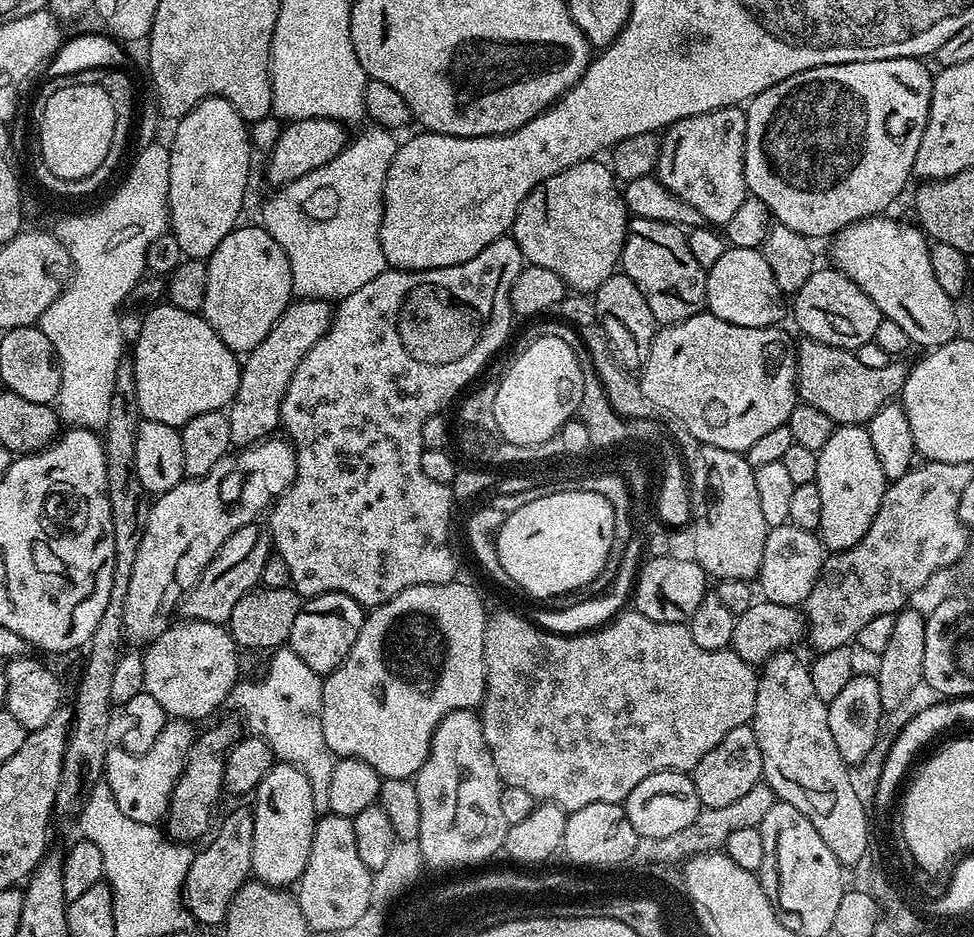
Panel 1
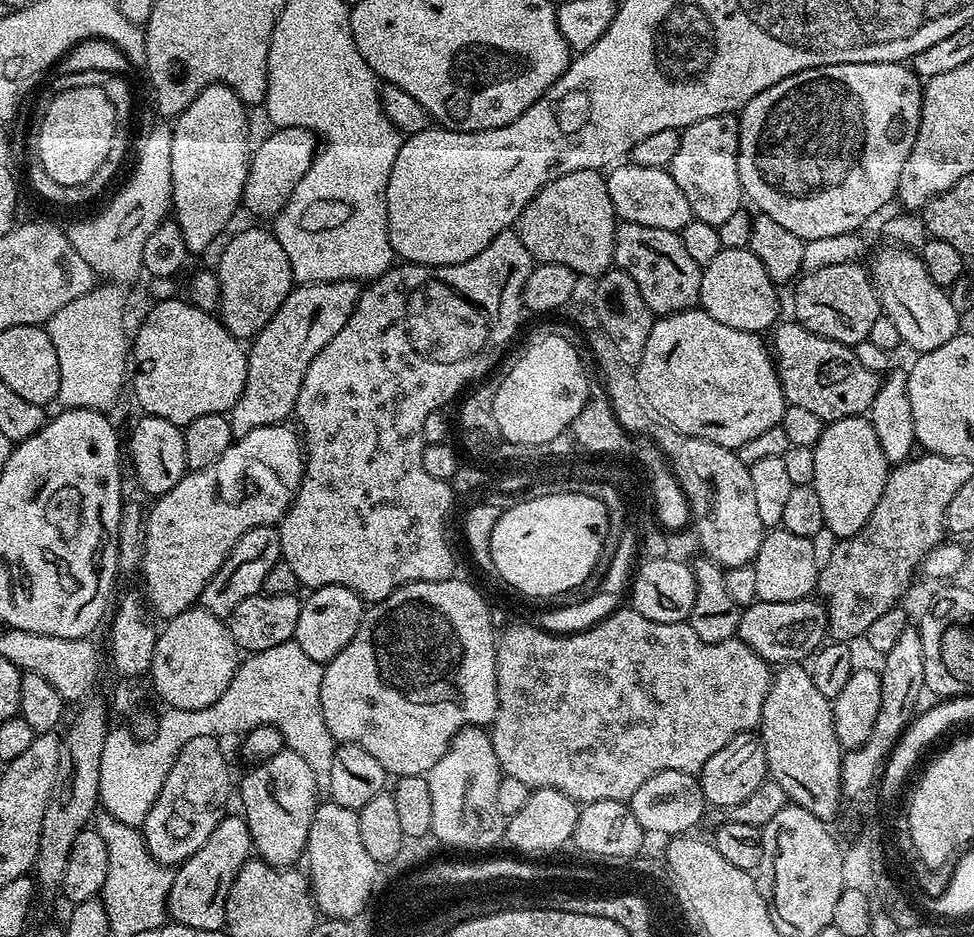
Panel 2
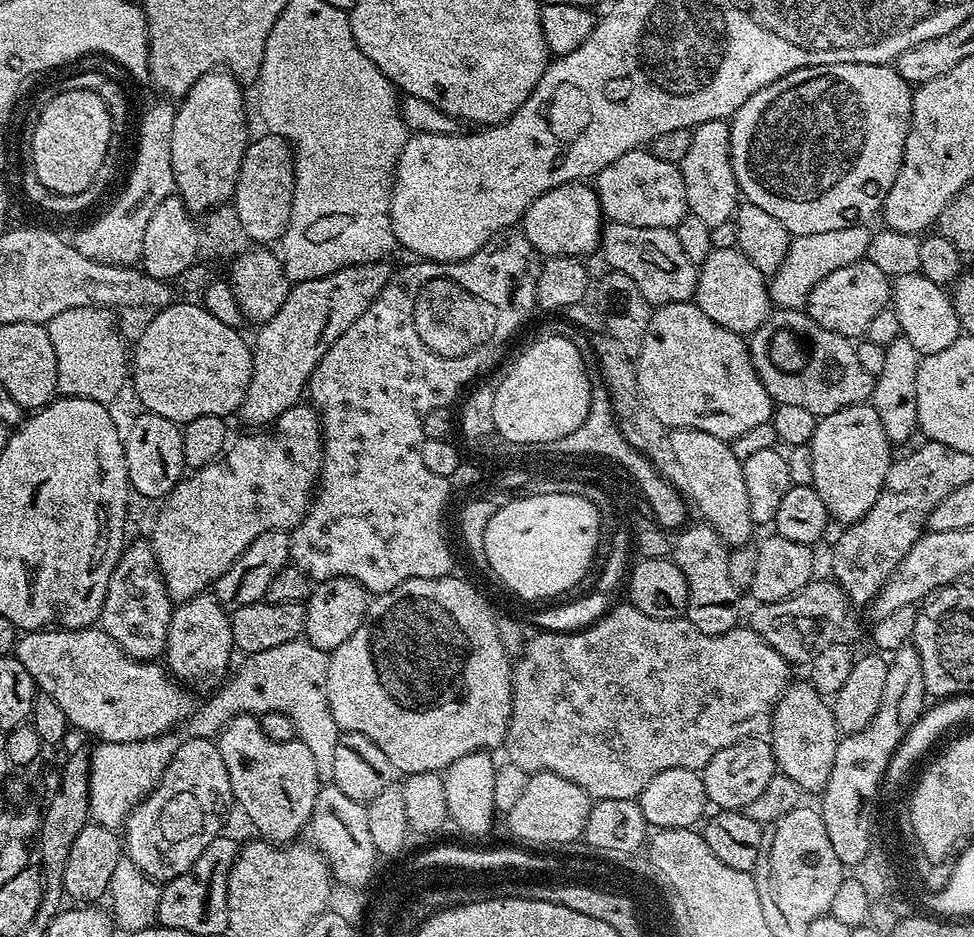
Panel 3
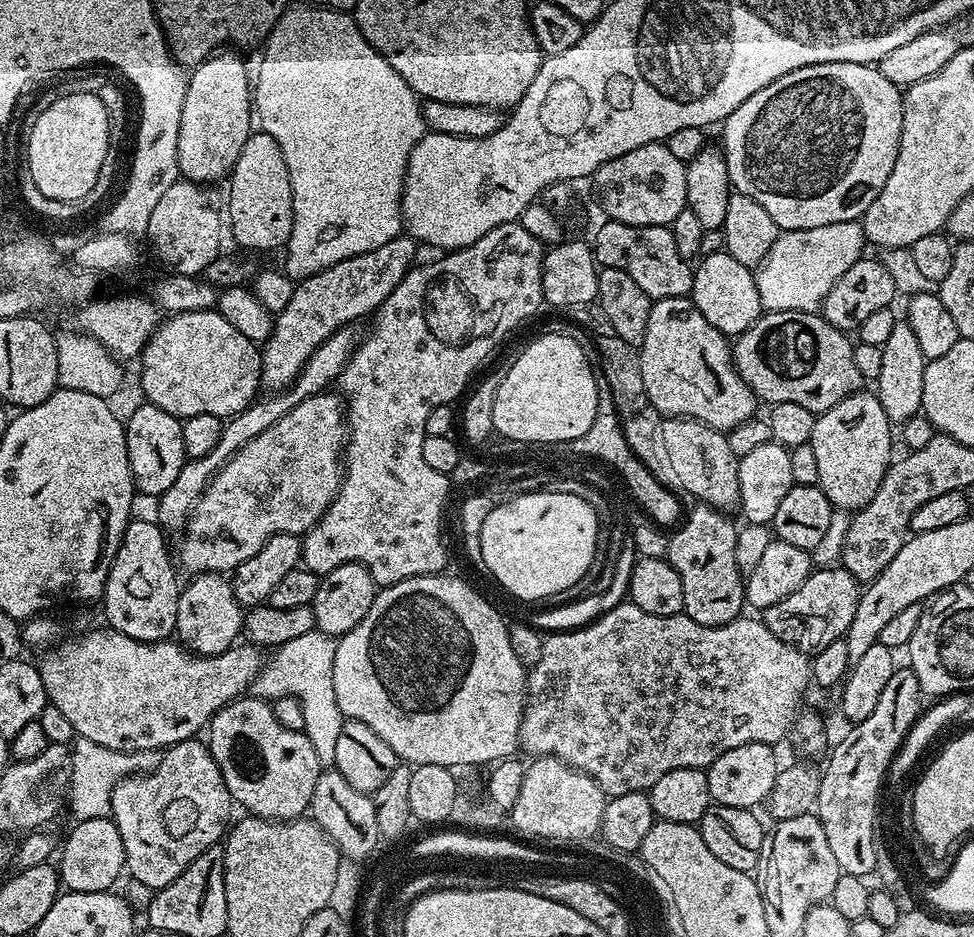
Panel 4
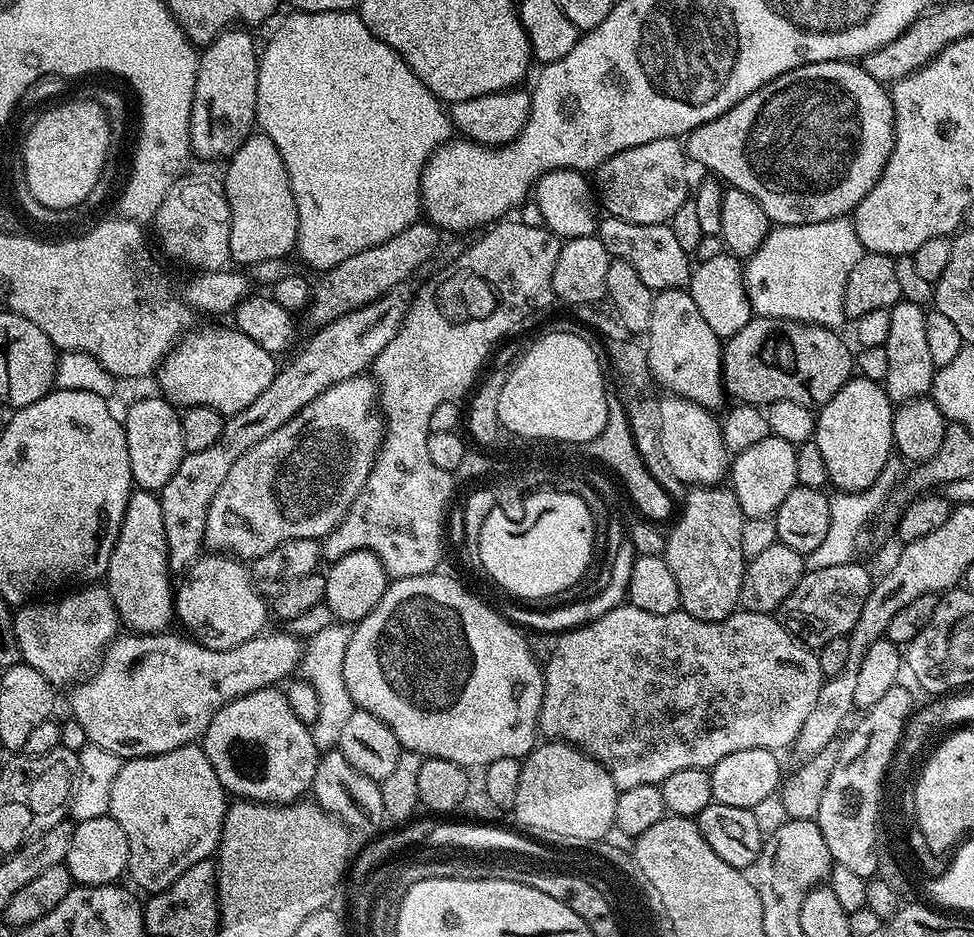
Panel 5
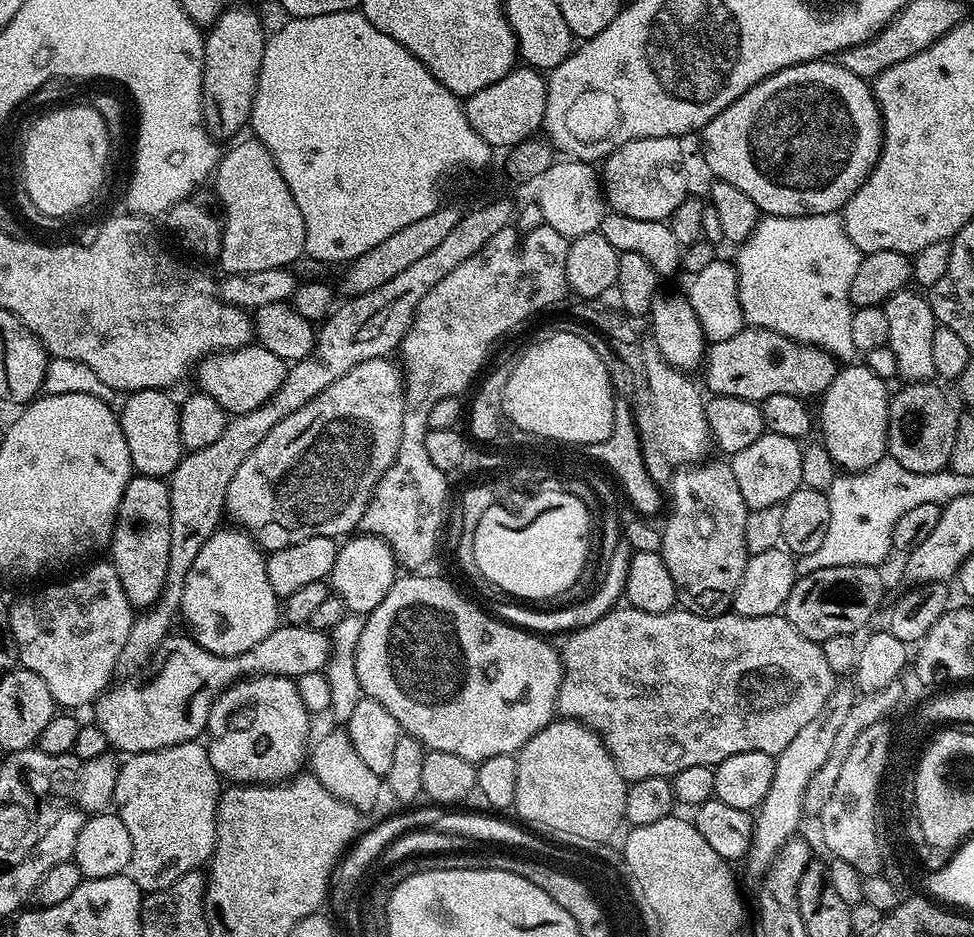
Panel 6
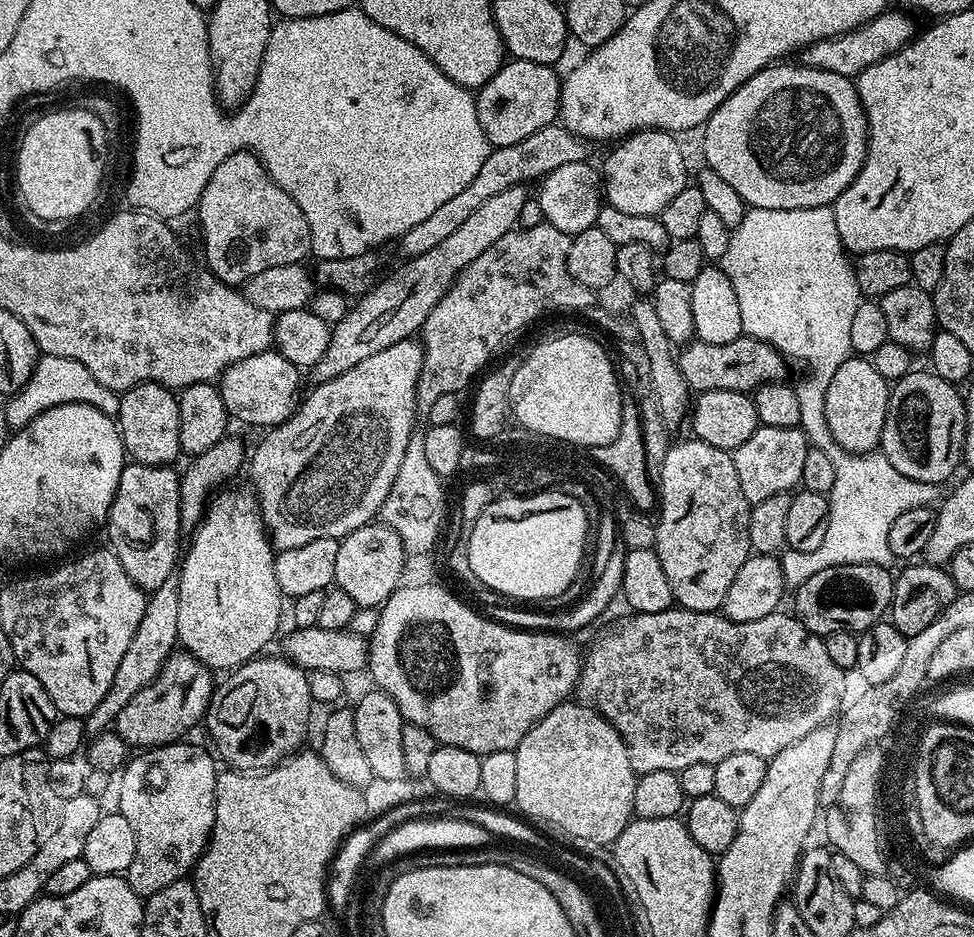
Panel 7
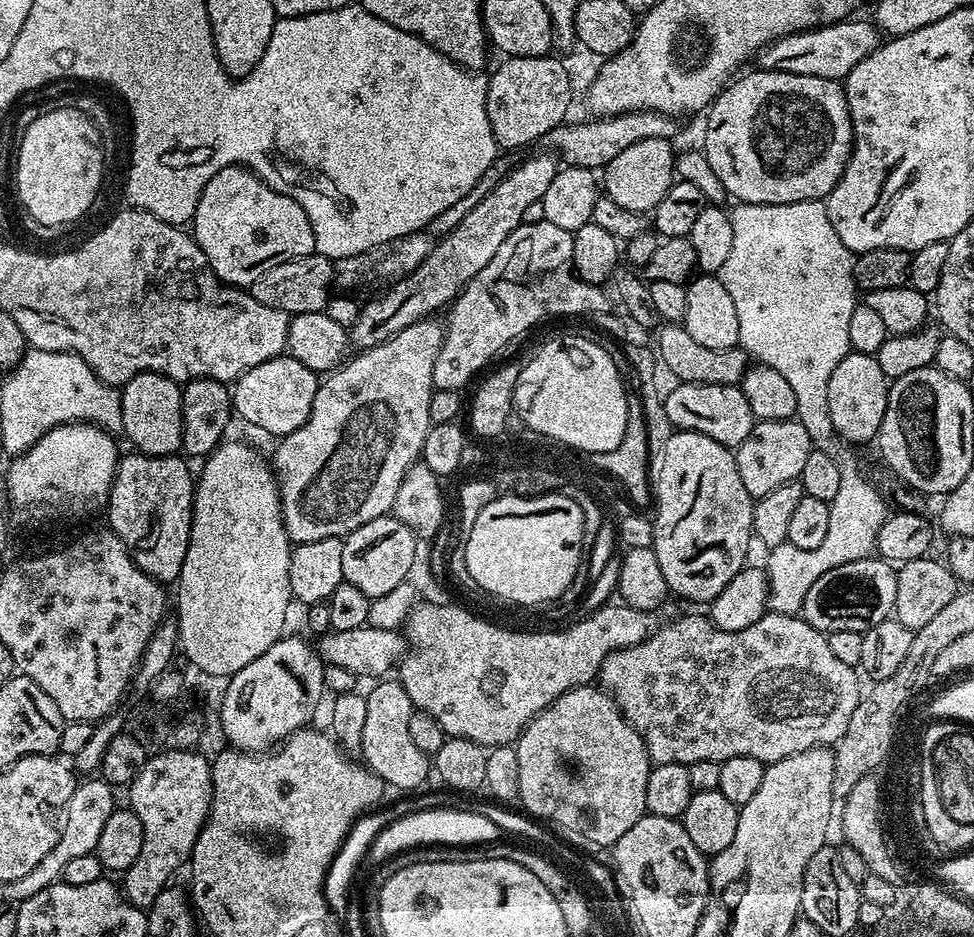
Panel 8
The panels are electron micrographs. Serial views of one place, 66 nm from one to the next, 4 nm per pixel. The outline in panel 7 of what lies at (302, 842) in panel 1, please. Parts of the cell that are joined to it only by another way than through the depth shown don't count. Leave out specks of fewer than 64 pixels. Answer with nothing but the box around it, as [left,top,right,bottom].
[206,655,314,770]

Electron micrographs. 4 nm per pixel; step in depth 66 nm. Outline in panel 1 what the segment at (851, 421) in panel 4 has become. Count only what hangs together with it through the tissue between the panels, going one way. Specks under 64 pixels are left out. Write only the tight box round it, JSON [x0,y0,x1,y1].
[815,425,890,553]

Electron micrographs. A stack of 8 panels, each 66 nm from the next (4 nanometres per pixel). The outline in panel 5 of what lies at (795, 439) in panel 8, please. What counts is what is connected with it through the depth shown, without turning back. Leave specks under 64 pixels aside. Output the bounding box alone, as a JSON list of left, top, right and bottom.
[730,435,798,518]

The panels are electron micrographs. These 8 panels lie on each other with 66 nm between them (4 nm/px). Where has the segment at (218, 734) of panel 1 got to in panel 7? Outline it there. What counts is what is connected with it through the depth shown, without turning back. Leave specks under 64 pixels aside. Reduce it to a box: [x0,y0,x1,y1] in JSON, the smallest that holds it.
[118,743,217,898]

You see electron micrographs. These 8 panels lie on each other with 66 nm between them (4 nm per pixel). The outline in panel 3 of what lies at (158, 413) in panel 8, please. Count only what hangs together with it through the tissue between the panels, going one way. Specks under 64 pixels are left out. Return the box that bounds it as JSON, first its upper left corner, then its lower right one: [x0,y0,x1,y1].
[124,410,186,501]

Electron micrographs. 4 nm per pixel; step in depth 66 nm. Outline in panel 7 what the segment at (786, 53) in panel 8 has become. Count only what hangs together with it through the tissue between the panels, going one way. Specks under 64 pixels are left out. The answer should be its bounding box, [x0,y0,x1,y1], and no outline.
[798,10,918,78]

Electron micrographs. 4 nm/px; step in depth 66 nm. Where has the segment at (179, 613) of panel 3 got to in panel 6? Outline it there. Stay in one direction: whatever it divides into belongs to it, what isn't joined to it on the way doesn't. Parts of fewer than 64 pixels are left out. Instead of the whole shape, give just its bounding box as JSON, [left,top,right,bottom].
[180,526,282,656]

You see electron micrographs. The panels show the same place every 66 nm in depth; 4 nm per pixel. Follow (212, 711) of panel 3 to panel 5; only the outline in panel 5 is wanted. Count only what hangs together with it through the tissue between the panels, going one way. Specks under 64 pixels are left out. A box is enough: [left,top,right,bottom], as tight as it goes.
[299,622,354,750]

